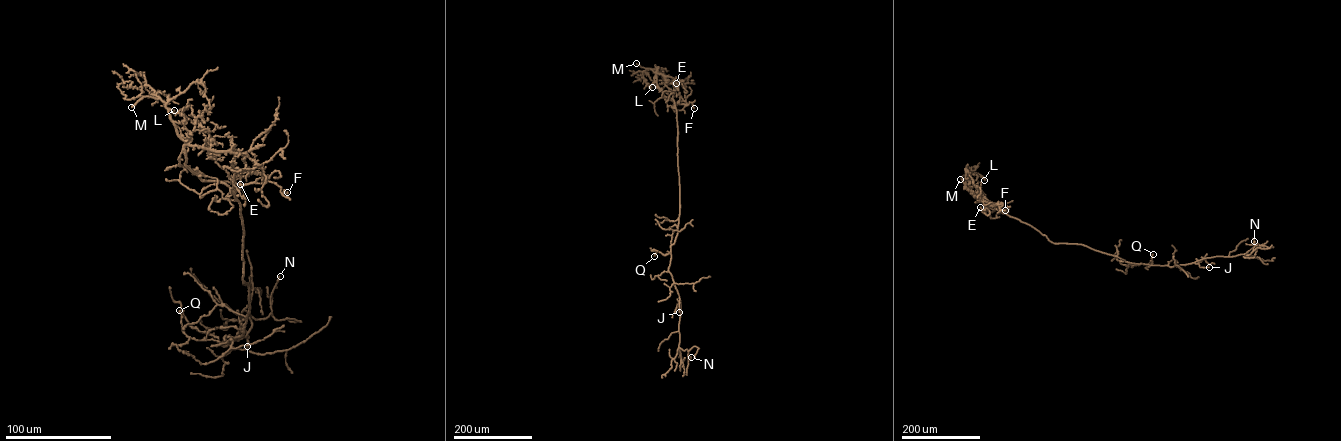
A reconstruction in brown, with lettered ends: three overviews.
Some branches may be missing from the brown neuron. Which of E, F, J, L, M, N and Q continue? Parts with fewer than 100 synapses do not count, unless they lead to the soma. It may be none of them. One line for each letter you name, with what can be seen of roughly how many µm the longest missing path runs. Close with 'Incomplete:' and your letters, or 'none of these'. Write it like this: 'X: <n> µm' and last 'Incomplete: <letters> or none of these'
M: 30 µm
Incomplete: M

